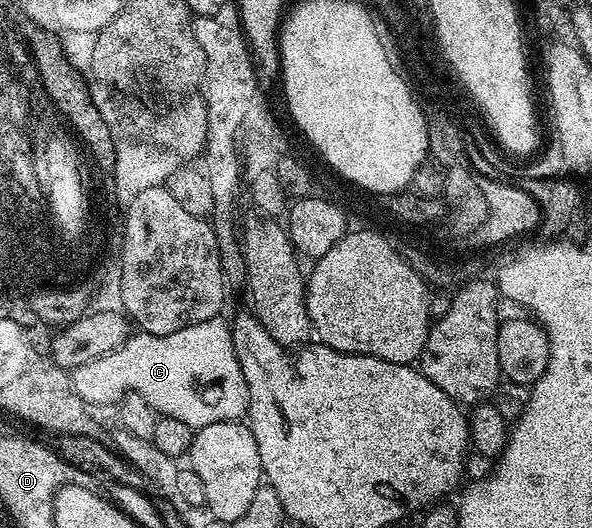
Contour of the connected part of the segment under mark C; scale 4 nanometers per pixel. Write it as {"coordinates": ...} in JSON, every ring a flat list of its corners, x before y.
{"coordinates":[[223,318,197,322,197,326,185,326,185,330,177,330,164,336,154,336,142,331,132,334,115,352,77,366,71,372,71,381,77,394,89,406,114,405,124,396,134,394,155,409,159,416,177,418,177,422,185,422,185,426,193,430,213,426,213,422,242,421,247,416,245,374,235,353,231,325]]}

